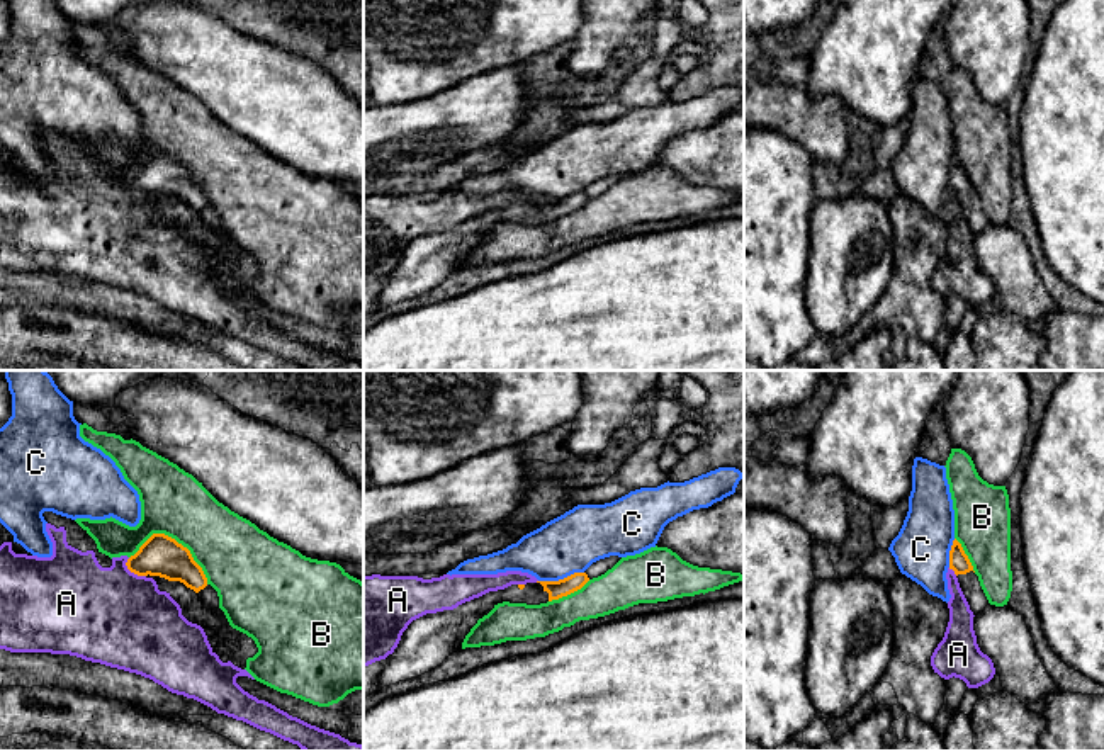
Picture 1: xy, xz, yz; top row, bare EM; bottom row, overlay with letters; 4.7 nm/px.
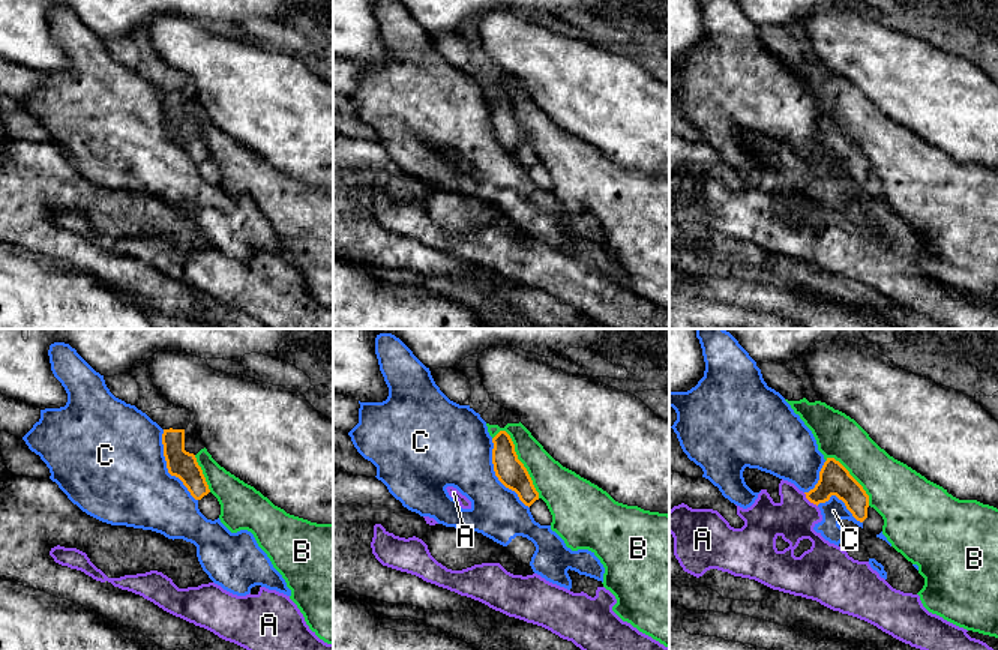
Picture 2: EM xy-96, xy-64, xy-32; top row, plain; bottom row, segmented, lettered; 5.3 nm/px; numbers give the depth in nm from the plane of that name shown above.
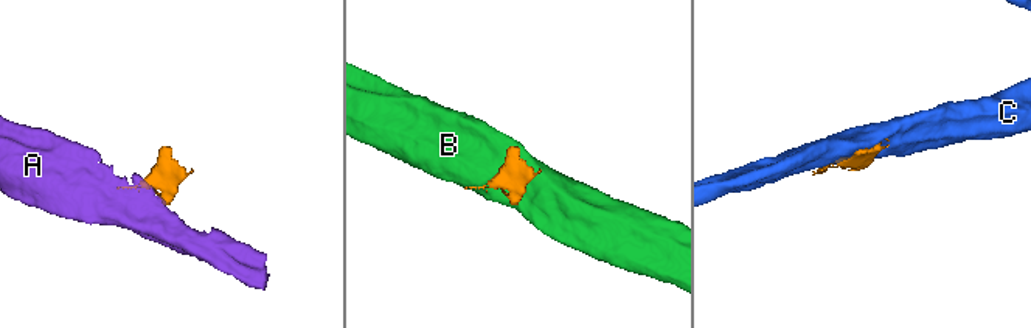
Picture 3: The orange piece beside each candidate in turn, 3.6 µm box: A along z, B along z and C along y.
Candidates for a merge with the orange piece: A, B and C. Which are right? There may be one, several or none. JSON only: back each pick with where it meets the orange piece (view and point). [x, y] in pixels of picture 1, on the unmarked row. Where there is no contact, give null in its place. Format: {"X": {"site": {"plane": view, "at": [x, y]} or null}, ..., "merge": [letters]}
{"merge": []}

